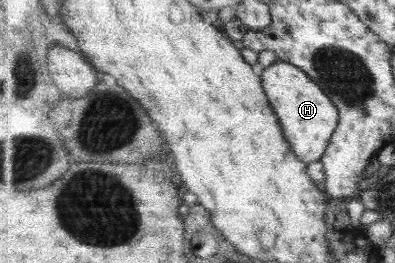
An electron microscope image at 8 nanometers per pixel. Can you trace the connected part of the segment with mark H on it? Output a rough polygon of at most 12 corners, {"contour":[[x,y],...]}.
{"contour":[[278,60],[262,84],[302,162],[321,161],[340,111],[314,79]]}

